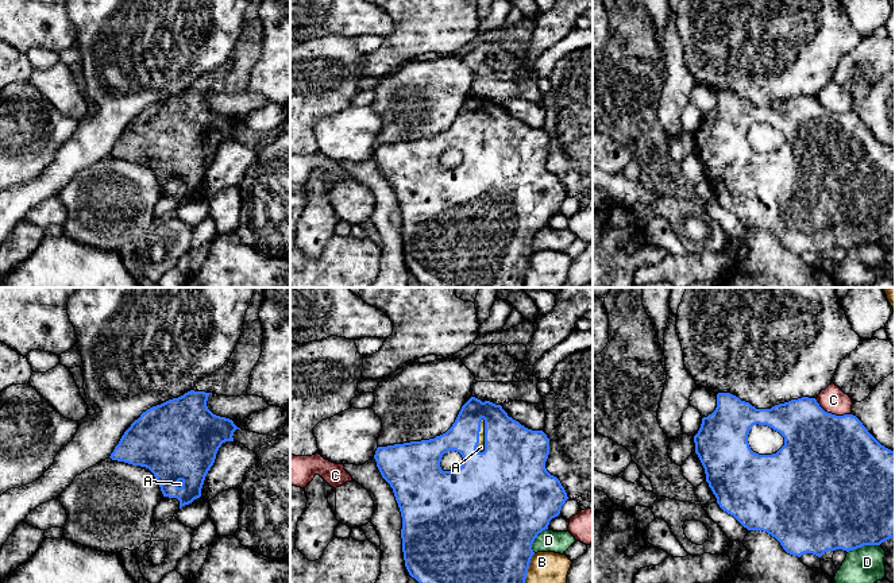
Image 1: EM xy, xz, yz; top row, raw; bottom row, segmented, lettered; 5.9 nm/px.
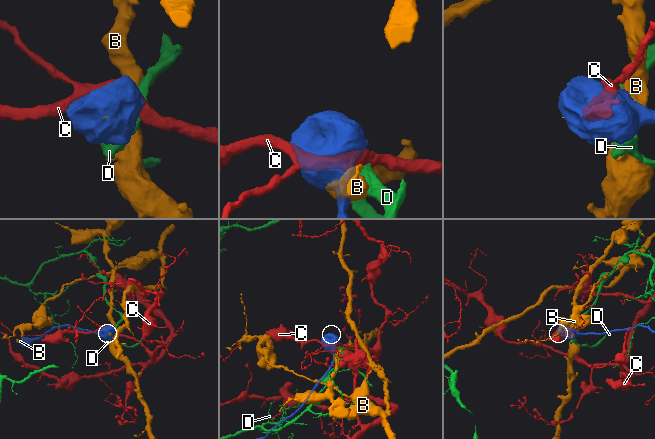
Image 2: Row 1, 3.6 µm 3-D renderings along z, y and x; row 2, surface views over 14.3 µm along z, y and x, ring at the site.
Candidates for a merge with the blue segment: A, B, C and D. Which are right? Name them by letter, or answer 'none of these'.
A

